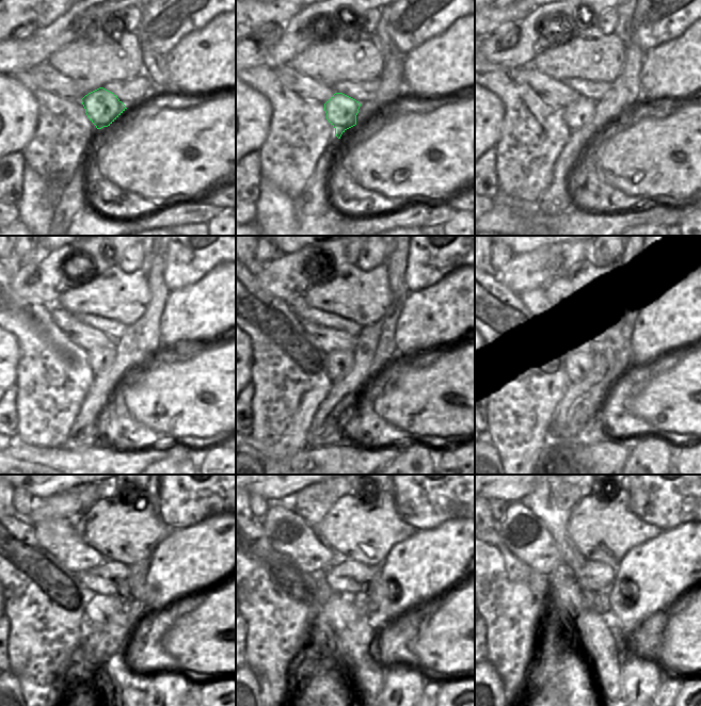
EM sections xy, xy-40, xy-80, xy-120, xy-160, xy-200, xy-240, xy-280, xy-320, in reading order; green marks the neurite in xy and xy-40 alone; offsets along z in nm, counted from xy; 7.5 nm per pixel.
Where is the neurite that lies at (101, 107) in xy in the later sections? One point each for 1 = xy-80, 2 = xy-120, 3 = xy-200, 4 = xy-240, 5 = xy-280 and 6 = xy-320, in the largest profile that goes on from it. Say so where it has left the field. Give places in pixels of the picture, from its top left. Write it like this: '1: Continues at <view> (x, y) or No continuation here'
1: Continues at xy-80 (578, 116)
2: Continues at xy-120 (101, 359)
3: Continues at xy-200 (578, 368)
4: Continues at xy-240 (100, 608)
5: Continues at xy-280 (355, 631)
6: Continues at xy-320 (595, 636).

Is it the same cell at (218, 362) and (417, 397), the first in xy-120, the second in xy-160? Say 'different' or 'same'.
same

